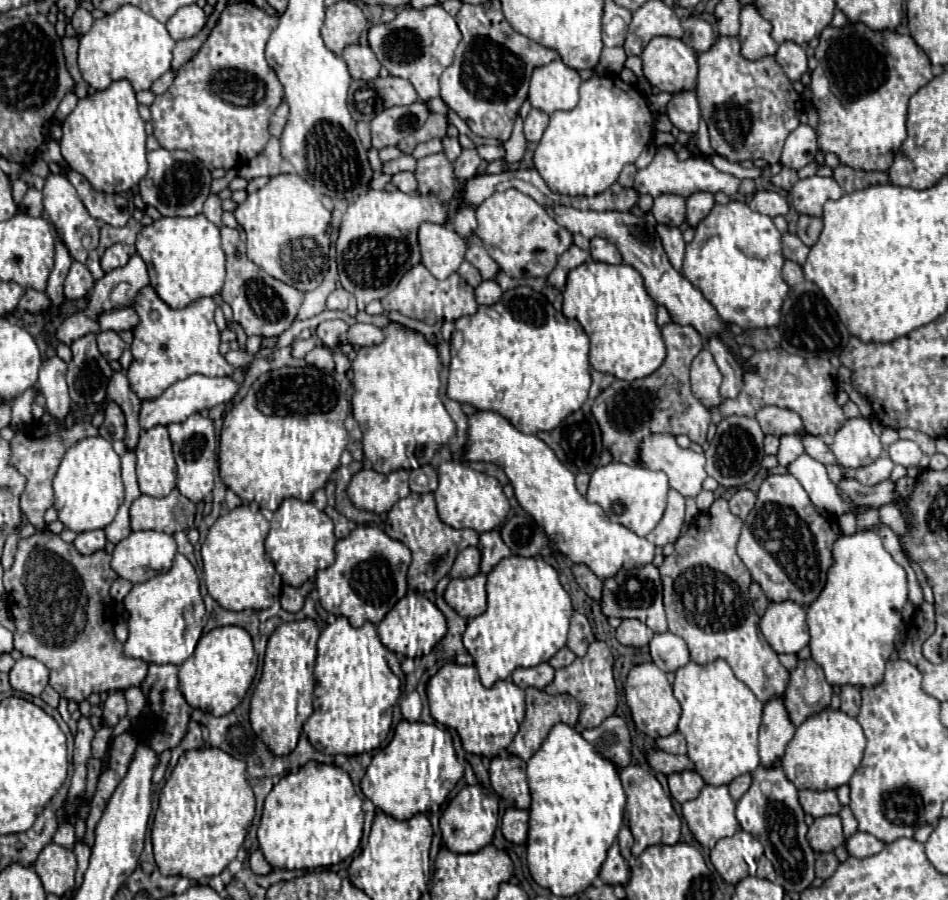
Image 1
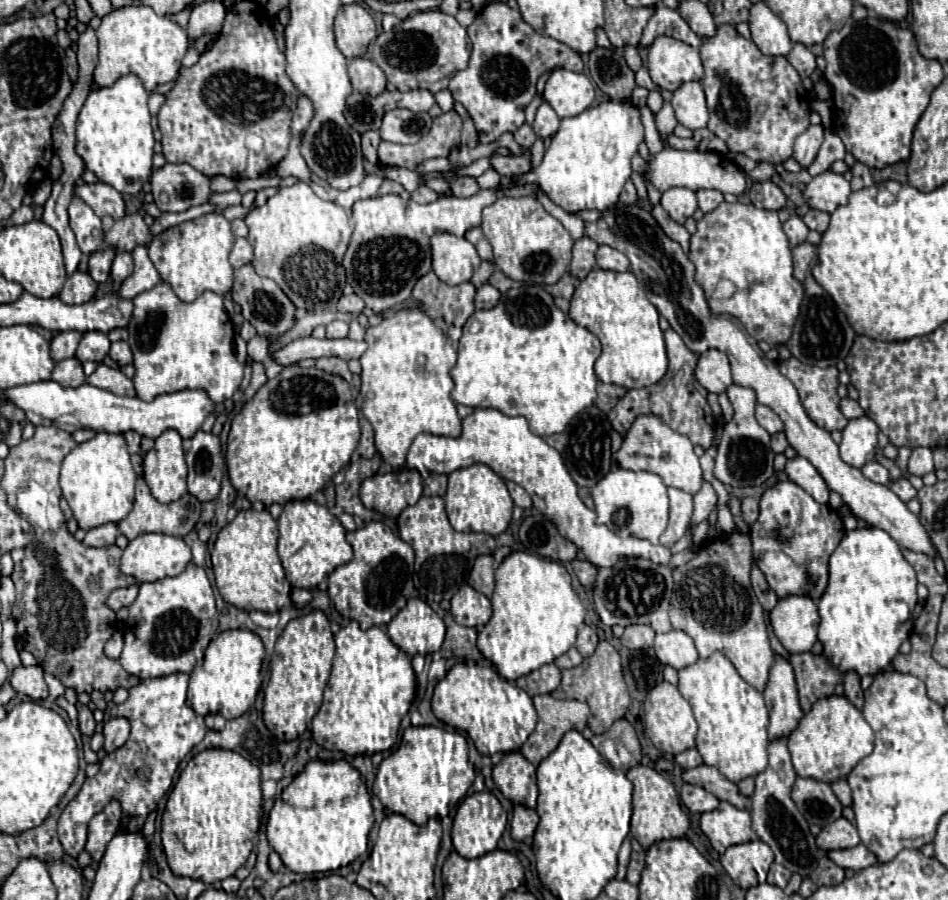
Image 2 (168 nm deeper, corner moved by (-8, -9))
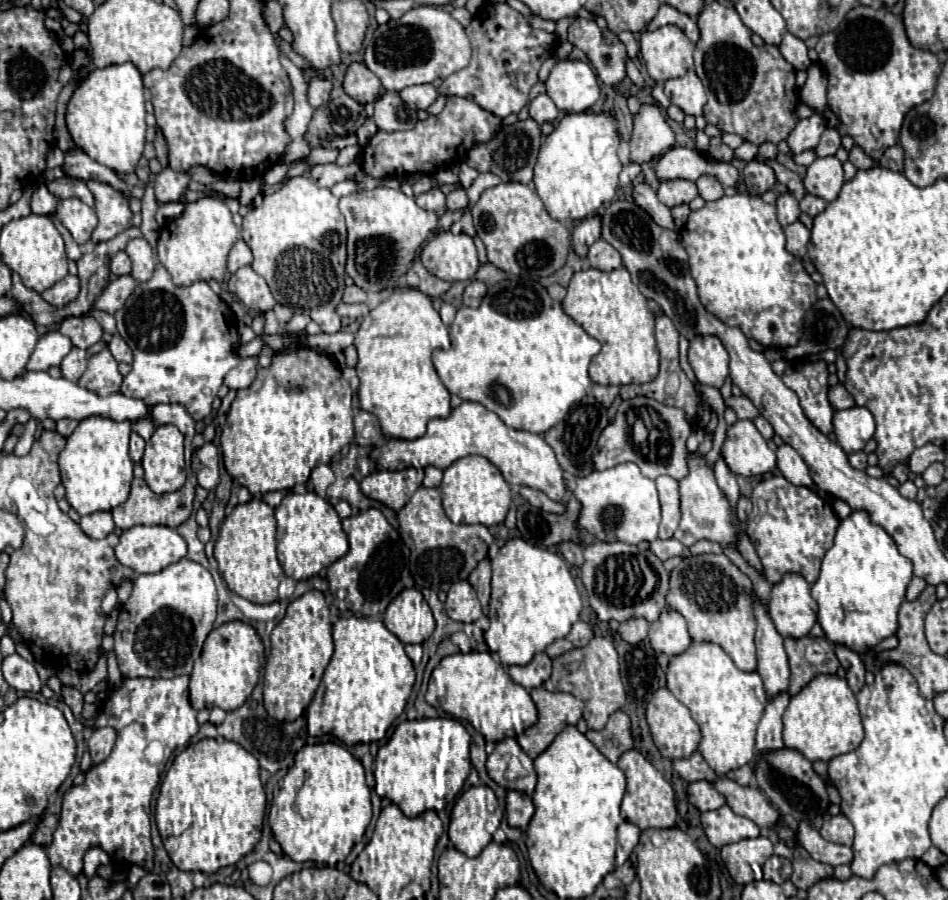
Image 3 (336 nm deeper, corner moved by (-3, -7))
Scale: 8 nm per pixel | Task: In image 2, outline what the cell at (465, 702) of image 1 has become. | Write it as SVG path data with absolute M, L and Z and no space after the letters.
M465 662L455 664L435 686L433 714L445 724L467 732L473 738L477 750L485 756L519 750L537 724L533 700L525 690L501 678L493 666L477 666Z

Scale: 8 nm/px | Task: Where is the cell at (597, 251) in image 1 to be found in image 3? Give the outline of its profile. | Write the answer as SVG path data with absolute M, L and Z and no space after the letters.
M596 240L592 246L590 246L590 252L588 252L588 264L592 268L598 268L598 270L604 270L604 272L610 272L610 270L616 270L622 266L622 256L604 240Z

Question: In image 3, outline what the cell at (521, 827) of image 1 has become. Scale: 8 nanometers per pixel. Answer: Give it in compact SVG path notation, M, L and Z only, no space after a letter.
M514 790L508 792L508 796L506 796L506 820L508 820L508 826L526 830L532 816L534 816L534 804L532 804L530 796L514 792Z

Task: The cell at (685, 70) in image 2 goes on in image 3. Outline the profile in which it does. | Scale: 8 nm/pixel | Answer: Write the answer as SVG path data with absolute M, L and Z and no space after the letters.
M662 26L662 28L654 30L654 32L648 32L646 30L642 34L642 38L640 38L640 54L642 54L642 60L646 64L646 70L648 70L650 78L656 80L656 82L666 82L670 78L684 76L684 72L688 72L694 66L692 52L694 52L694 44L676 26Z

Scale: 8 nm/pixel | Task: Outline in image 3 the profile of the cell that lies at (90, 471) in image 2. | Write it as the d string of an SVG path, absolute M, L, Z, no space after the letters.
M92 416L82 420L66 440L66 448L58 456L58 466L62 486L66 488L66 500L80 516L112 510L128 498L132 482L132 460L128 456L130 432L130 422L114 422L110 418Z

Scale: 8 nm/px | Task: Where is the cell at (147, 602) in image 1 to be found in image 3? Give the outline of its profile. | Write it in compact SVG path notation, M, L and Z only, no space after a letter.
M182 558L176 564L156 572L156 574L140 574L134 584L130 598L122 606L118 616L118 626L114 632L114 654L124 678L174 678L180 674L190 674L194 660L200 656L202 644L210 630L214 628L216 620L216 586L210 572L188 560Z

